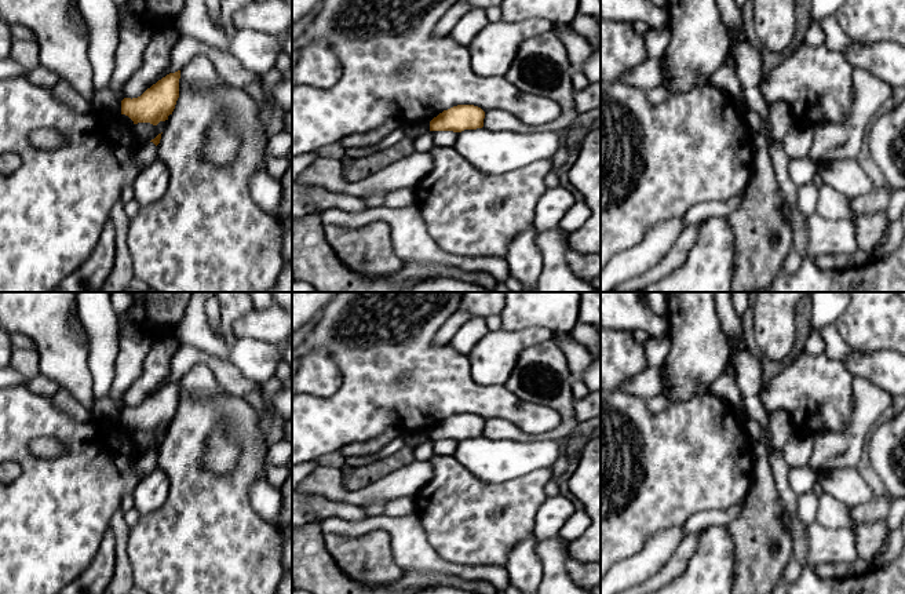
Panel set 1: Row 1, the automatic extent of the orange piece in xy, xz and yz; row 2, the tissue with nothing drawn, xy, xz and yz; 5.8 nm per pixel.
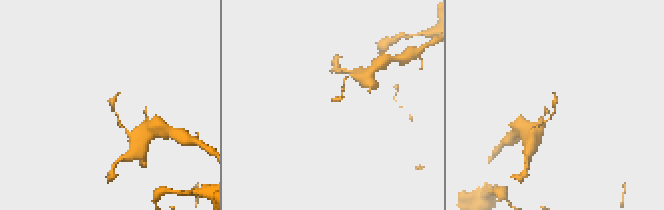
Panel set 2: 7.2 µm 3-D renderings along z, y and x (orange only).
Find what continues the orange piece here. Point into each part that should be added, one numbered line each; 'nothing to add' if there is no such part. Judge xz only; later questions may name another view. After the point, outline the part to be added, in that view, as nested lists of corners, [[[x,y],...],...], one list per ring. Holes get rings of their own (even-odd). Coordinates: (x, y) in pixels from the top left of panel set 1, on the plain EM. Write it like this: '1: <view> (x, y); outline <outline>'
nothing to add

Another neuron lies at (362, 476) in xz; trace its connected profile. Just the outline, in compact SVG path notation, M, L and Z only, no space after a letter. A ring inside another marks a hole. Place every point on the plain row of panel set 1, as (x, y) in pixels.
M404 445L398 452L382 460L376 460L368 466L354 467L351 475L344 482L344 488L347 491L358 491L398 469L406 467L413 460L413 448Z

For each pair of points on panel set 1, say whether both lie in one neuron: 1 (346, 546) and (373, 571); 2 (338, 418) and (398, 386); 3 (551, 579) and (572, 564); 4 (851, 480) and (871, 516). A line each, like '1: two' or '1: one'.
1: one
2: one
3: two
4: two

